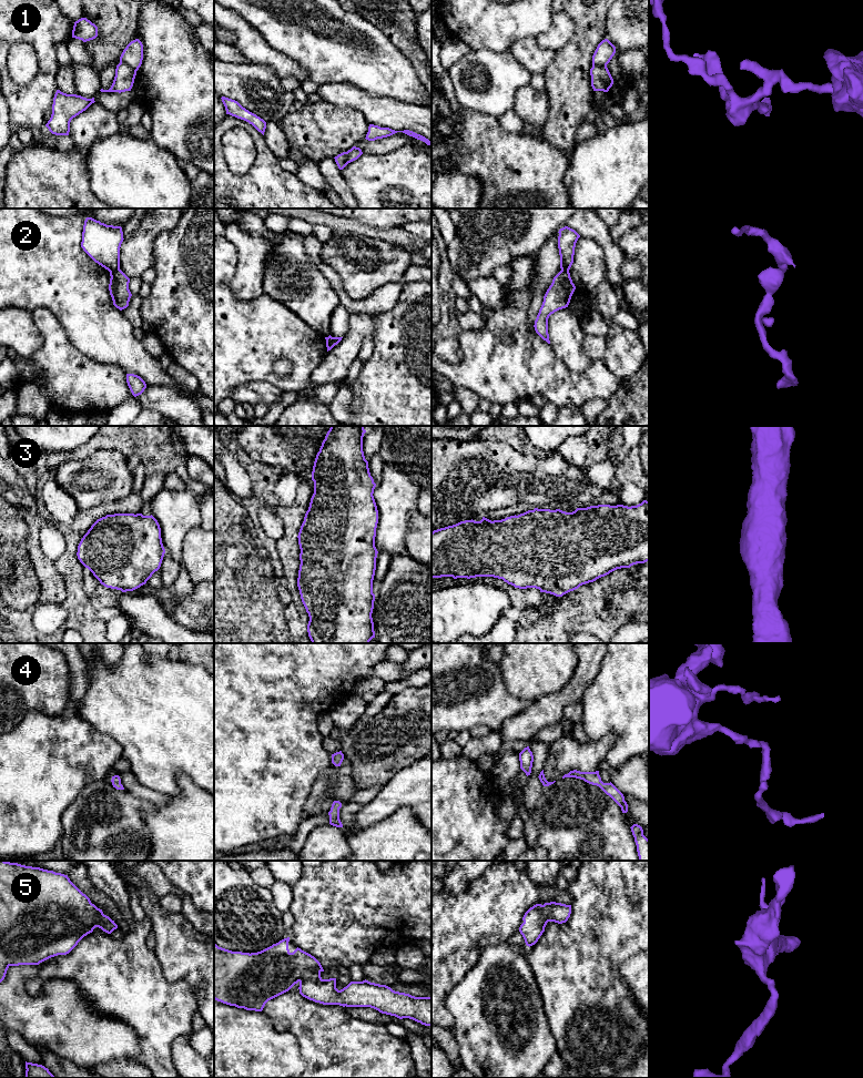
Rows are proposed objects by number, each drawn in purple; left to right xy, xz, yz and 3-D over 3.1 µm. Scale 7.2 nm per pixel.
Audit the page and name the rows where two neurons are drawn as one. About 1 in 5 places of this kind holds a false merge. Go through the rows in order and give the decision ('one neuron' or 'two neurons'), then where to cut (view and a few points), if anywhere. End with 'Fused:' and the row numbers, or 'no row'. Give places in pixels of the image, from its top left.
1: two neurons | xy (120, 61), (135, 71)
2: one neuron | no cut
3: one neuron | no cut
4: one neuron | no cut
5: one neuron | no cut
Fused: 1

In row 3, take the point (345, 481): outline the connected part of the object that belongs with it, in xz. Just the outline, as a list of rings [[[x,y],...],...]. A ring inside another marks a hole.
[[[331,426],[314,461],[314,494],[297,536],[301,549],[297,587],[309,617],[307,632],[312,643],[369,643],[375,638],[372,613],[378,510],[373,496],[376,484],[363,451],[365,433],[364,426]]]

